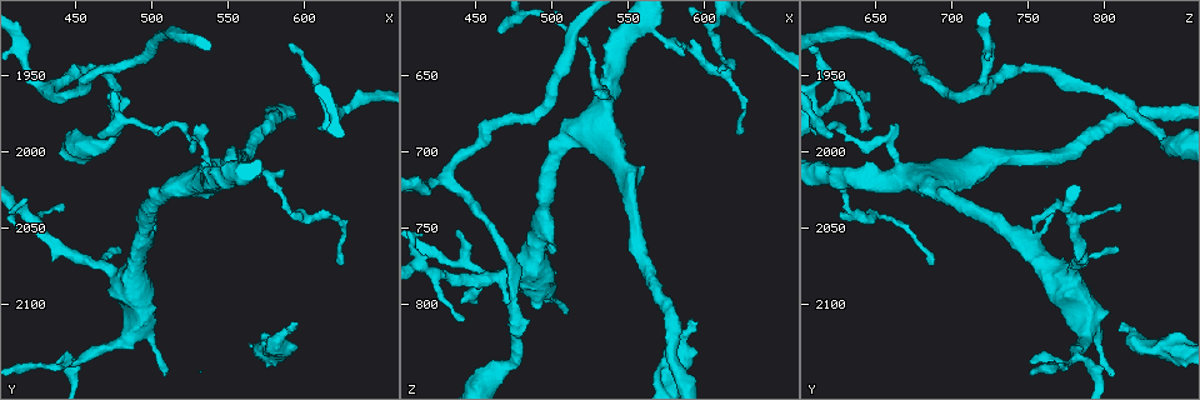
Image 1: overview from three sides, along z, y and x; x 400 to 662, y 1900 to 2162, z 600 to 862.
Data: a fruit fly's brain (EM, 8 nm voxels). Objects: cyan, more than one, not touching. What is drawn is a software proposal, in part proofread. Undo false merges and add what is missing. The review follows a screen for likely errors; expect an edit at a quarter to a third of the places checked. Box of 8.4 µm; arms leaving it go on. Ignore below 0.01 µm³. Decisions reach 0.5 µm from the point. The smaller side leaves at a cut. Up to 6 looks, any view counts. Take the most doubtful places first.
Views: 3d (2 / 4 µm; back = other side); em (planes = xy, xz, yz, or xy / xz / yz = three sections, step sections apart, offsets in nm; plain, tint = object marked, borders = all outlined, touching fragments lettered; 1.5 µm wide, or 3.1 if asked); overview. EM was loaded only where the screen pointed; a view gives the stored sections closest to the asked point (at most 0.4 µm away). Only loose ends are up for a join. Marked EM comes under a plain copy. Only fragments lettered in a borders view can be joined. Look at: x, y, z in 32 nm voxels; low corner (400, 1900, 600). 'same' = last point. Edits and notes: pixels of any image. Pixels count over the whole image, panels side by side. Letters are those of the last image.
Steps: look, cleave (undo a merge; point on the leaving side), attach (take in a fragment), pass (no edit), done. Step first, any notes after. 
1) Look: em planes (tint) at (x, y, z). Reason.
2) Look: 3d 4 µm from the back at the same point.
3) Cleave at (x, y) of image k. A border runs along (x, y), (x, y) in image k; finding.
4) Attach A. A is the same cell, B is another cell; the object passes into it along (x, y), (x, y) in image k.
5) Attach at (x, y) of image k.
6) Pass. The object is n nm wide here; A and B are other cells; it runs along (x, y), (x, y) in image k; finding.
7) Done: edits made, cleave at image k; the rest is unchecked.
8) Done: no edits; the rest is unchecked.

Look: em planes (borders) at (594, 2112, 812). Free end.

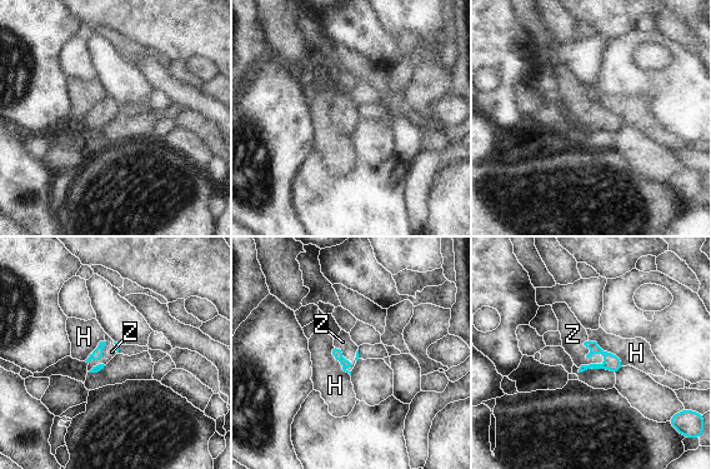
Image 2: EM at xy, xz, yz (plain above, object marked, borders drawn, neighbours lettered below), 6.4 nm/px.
Attach Z. Z is the same cell, H is another cell; it goes on there.

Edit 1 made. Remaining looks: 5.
Look: overview. See it whole again.

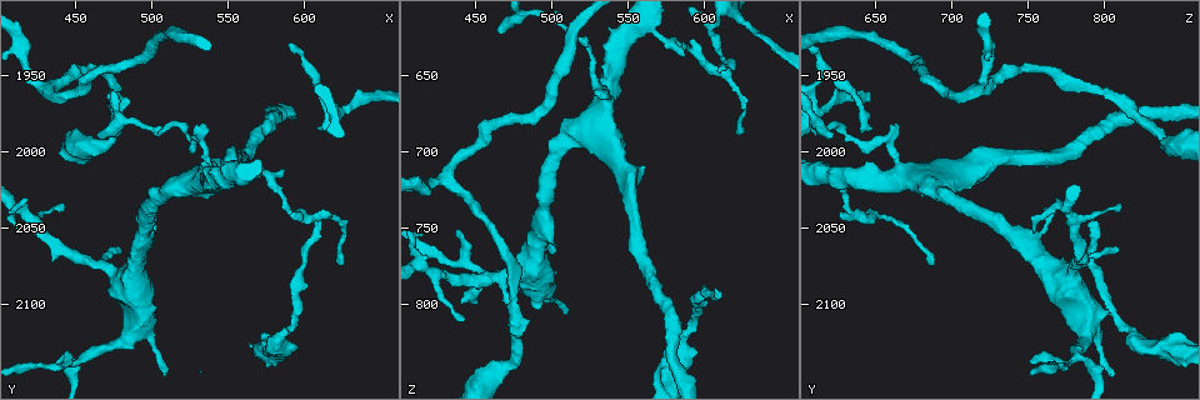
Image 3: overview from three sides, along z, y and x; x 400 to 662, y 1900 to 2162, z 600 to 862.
Look: 3d 2 µm at (606, 2046, 796). An open end.

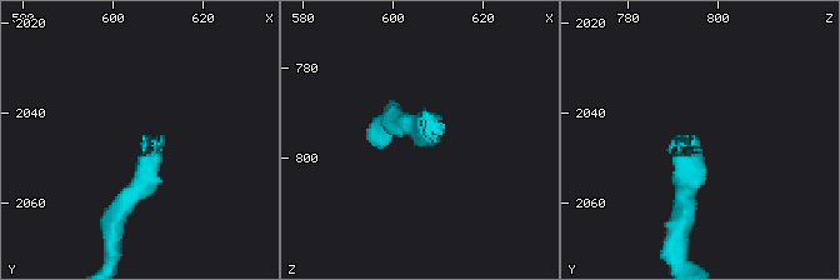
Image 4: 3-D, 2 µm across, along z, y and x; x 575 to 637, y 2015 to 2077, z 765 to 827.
Look: em planes (borders) at (607, 2046, 796).

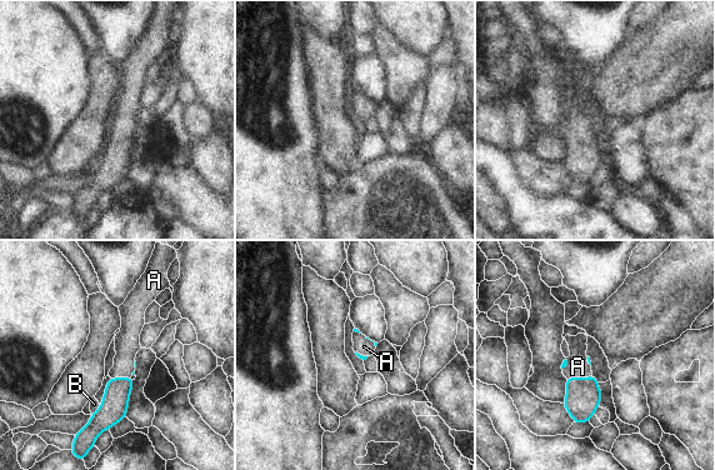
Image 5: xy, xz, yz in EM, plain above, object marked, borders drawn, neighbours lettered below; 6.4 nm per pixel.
Attach A. The longest contact is with A, 180 nm; A is the same cell, B is another cell; the object passes into it along (584, 395), (578, 378), (578, 366) in image 5; it goes on there.

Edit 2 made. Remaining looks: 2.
Look: em planes (borders) at (458, 2132, 784). Branch point.

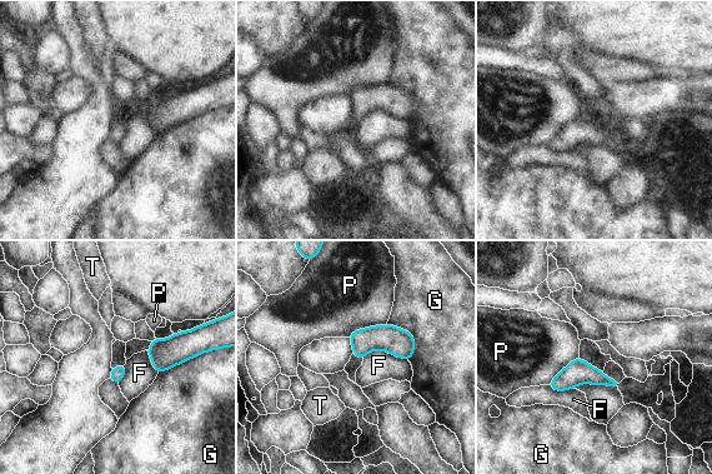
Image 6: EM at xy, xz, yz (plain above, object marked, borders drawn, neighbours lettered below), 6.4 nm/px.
Pass. F, G, P and T are other cells; a border runs along (362, 358), (385, 350), (407, 360) in image 6; all the same neuron.

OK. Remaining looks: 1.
Done: edits made, attach at image 2, attach at image 5; the rest is unchecked.

